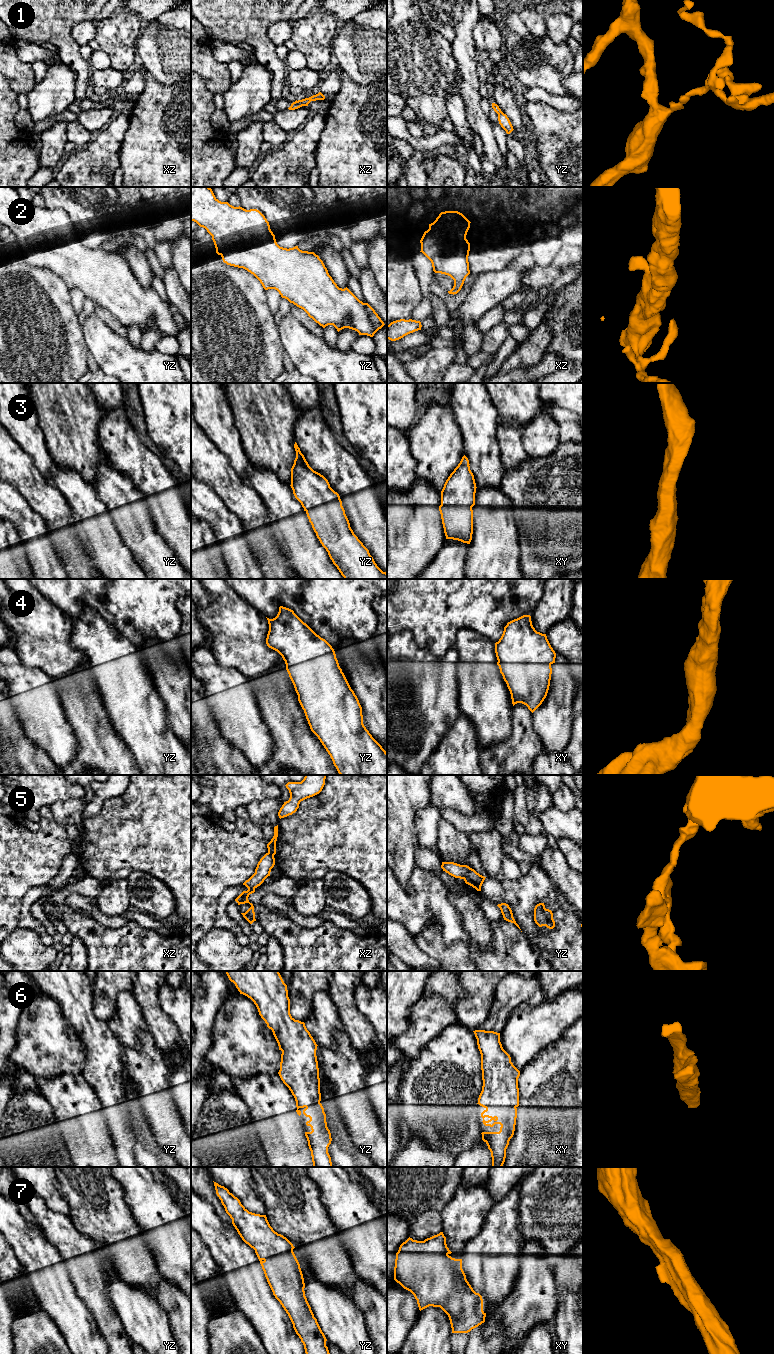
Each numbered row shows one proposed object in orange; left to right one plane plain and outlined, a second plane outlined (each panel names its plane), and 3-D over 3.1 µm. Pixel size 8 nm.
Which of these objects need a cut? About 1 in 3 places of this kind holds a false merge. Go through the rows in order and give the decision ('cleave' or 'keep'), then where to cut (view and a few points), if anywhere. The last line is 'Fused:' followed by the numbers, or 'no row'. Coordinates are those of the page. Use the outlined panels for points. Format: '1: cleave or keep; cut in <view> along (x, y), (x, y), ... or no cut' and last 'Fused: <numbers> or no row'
1: cleave; cut in xz along (297, 101), (305, 105)
2: keep; no cut
3: keep; no cut
4: keep; no cut
5: cleave; cut in yz along (470, 868), (463, 878)
6: keep; no cut
7: keep; no cut
Fused: 1, 5

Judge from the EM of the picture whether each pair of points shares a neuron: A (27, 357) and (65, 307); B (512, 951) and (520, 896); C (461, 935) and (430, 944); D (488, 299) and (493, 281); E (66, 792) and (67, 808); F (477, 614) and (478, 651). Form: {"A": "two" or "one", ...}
{"A": "one", "B": "two", "C": "two", "D": "one", "E": "two", "F": "two"}

